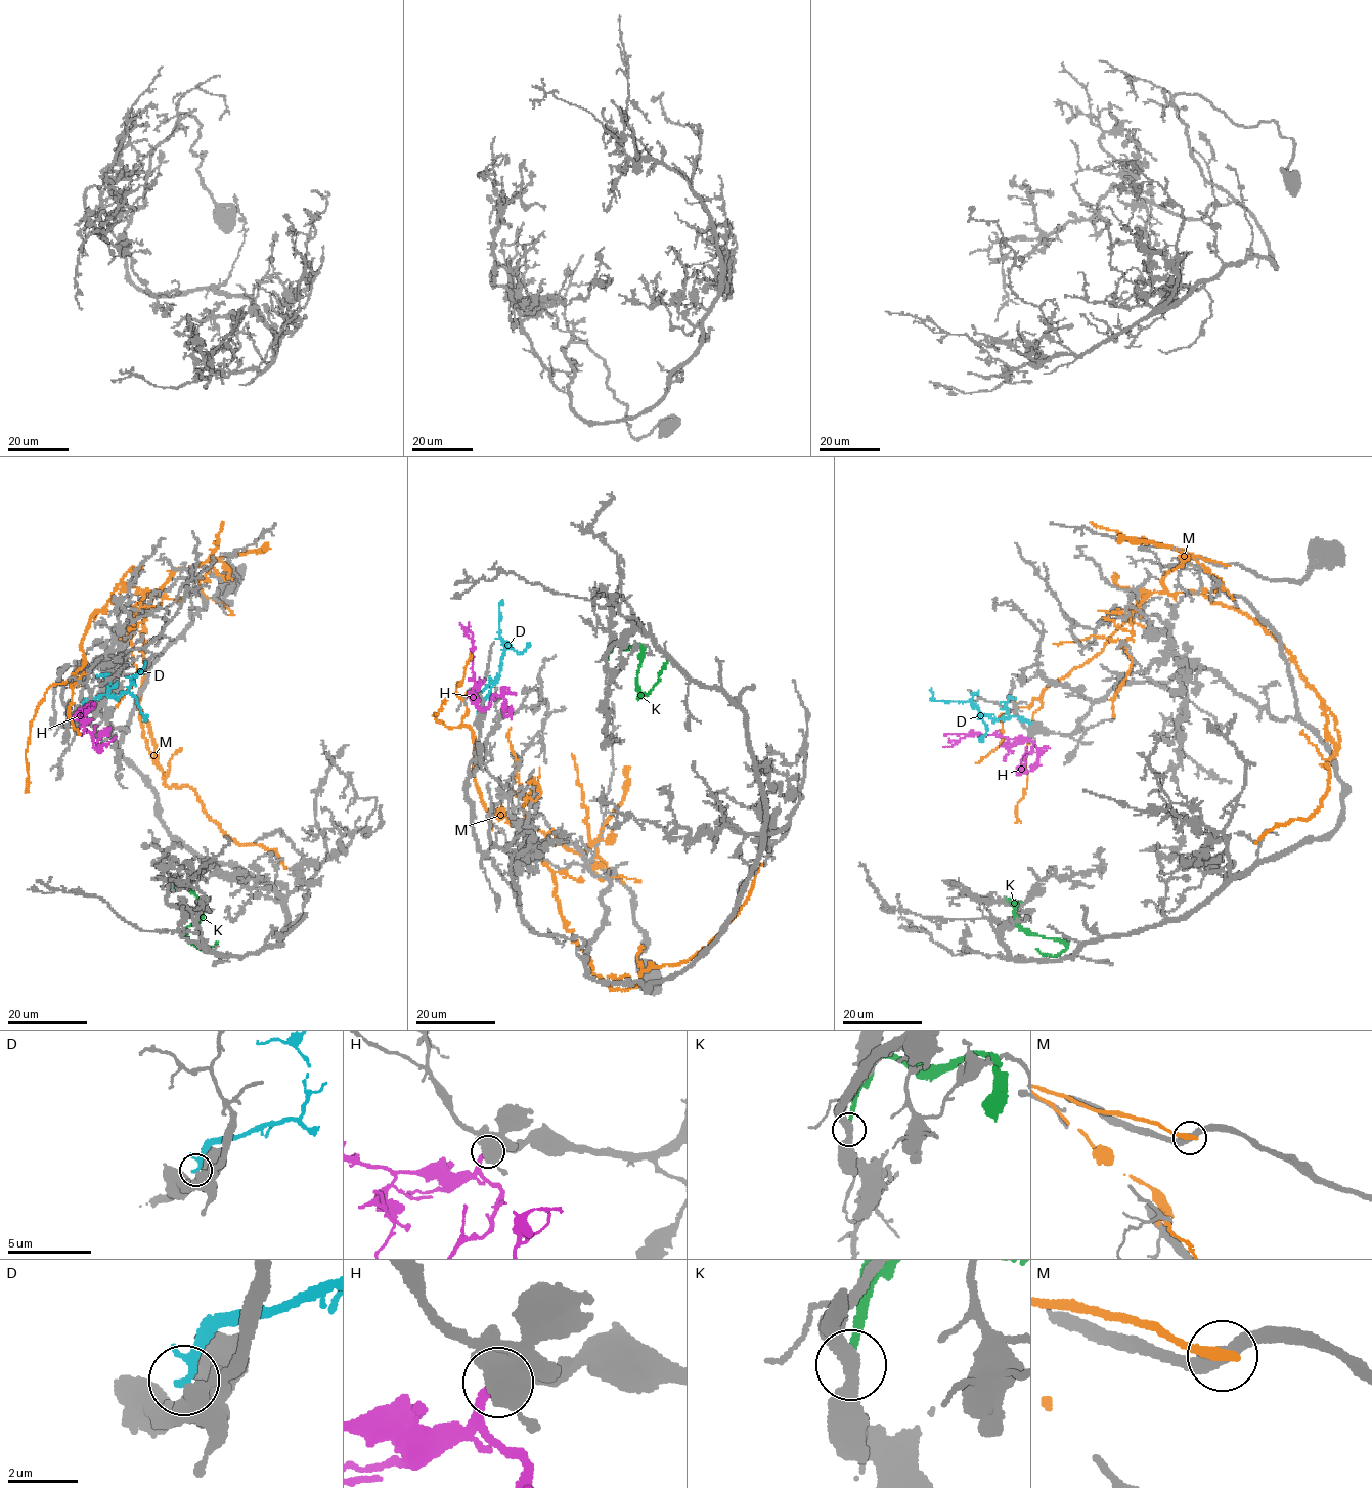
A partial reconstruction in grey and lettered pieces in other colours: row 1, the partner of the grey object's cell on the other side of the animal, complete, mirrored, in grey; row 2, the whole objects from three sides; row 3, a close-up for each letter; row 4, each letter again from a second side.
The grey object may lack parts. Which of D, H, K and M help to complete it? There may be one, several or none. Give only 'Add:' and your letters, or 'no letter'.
Add: H

